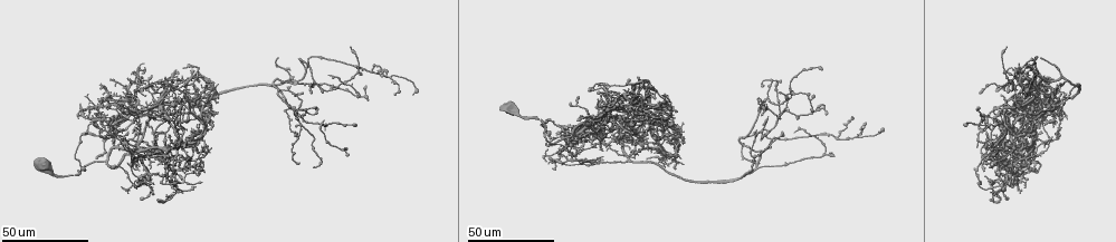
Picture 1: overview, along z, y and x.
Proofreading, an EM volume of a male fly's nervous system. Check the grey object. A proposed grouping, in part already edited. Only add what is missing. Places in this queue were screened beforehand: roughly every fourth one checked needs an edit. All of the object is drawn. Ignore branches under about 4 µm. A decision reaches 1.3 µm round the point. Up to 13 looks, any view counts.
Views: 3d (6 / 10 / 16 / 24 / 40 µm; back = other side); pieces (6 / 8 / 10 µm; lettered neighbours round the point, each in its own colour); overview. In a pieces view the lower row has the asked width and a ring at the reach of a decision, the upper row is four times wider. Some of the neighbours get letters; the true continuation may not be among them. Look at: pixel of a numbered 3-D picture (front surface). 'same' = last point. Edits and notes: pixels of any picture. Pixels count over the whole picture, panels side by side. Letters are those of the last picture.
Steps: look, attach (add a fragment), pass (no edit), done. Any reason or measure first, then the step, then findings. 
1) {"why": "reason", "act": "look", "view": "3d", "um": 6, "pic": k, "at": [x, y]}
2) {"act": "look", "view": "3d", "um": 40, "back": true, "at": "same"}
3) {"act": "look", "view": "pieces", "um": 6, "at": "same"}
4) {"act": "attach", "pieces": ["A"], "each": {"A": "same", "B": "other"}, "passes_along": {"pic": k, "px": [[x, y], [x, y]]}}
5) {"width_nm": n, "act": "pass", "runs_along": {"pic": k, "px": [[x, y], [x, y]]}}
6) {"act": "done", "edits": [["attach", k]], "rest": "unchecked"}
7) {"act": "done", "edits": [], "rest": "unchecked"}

{"why": "long arm stops here", "act": "look", "view": "3d", "um": 24, "pic": 1, "at": [550, 163]}

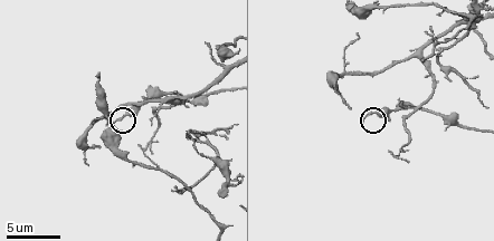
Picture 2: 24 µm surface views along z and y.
{"act": "look", "view": "3d", "um": 6, "pic": 2, "at": [364, 119]}

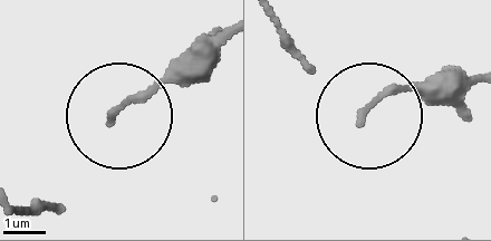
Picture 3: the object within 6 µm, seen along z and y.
{"why": "see the neighbours", "act": "look", "view": "pieces", "um": 8, "pic": 3, "at": [363, 119]}

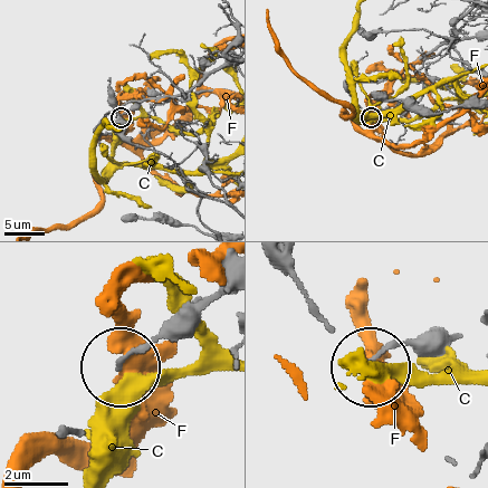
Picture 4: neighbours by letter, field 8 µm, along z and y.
{"act": "pass", "each": {"C": "other", "F": "other"}, "found": "none of them fits"}

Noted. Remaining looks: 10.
{"why": "free end", "act": "look", "view": "3d", "um": 40, "pic": 1, "at": [661, 129]}

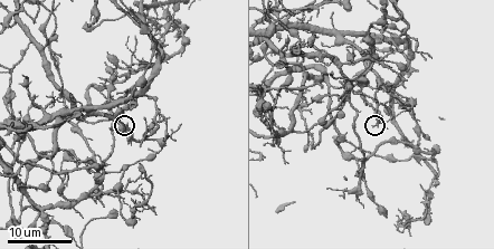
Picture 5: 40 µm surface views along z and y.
{"act": "look", "view": "pieces", "um": 10, "pic": 5, "at": [128, 123]}

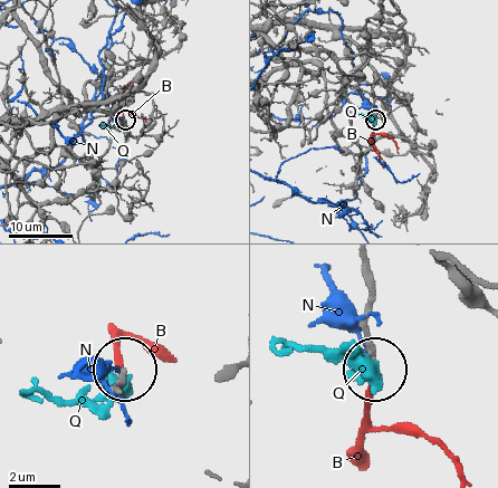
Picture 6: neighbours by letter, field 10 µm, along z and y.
{"act": "attach", "pieces": ["B"], "each": {"B": "same", "N": "other", "Q": "other"}, "passes_along": {"pic": 6, "px": [[116, 392], [123, 385], [123, 360], [115, 327]]}, "found": "it goes on there"}

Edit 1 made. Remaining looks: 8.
{"why": "end of a long branch", "act": "look", "view": "3d", "um": 40, "pic": 1, "at": [277, 59]}

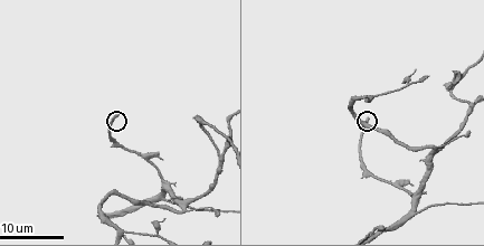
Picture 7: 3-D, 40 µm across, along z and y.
{"act": "look", "view": "pieces", "um": 10, "pic": 7, "at": [368, 117]}

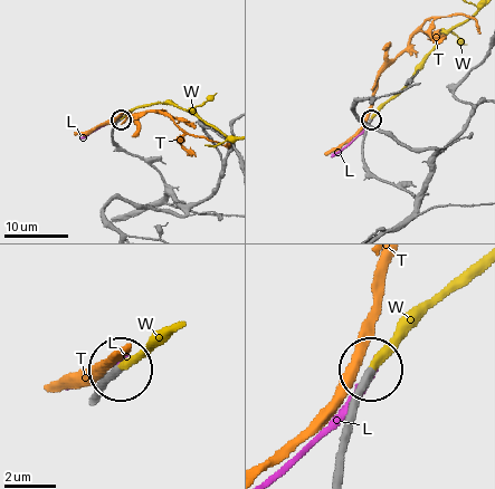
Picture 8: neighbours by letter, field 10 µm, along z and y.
{"act": "attach", "pieces": ["W"], "each": {"L": "other", "T": "other", "W": "same"}, "passes_along": {"pic": 8, "px": [[363, 136], [372, 116], [455, 28]]}, "found": "the neuron continues"}

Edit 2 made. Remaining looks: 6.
{"why": "branch stops here", "act": "look", "view": "3d", "um": 40, "pic": 1, "at": [684, 142]}

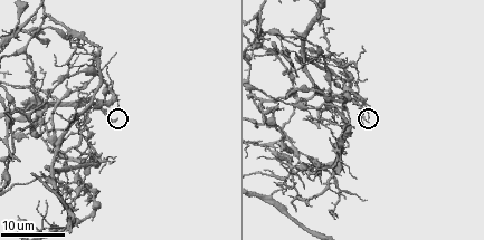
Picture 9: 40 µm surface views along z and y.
{"act": "look", "view": "pieces", "um": 6, "pic": 9, "at": [366, 113]}

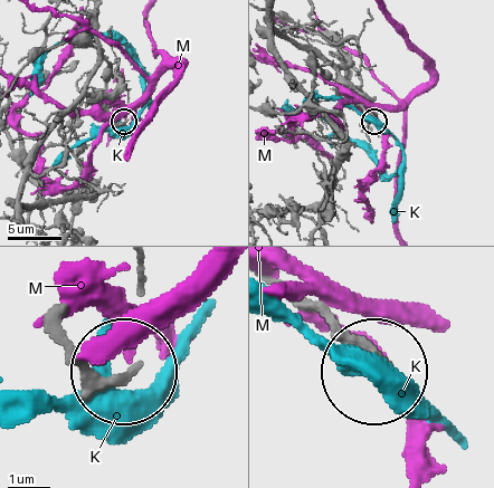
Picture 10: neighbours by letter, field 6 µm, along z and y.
{"width_nm": 150, "act": "pass", "each": {"K": "other", "M": "other"}, "found": "none of them fits"}

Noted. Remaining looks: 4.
{"why": "tapers out", "act": "look", "view": "3d", "um": 16, "pic": 9, "at": [42, 174]}

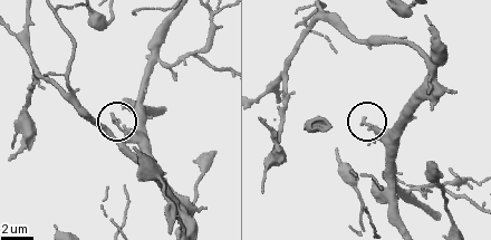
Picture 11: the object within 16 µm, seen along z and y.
{"act": "look", "view": "pieces", "um": 8, "pic": 11, "at": [362, 123]}

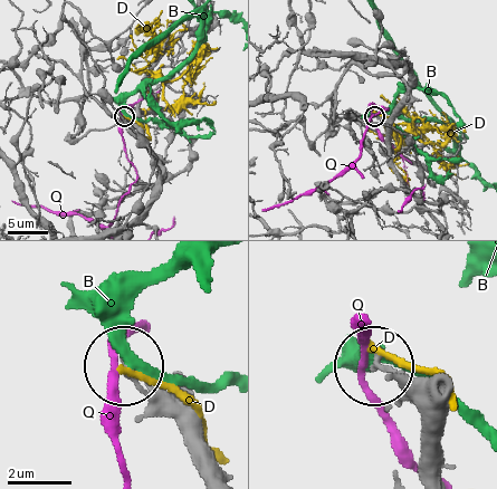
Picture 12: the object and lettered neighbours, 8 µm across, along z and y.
{"width_nm": 180, "act": "pass", "each": {"B": "other", "D": "other", "Q": "other"}, "runs_along": {"pic": 12, "px": [[430, 376], [380, 368]]}, "found": "none of them fits"}

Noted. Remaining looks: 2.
{"why": "an open end", "act": "look", "view": "3d", "um": 24, "pic": 1, "at": [972, 167]}

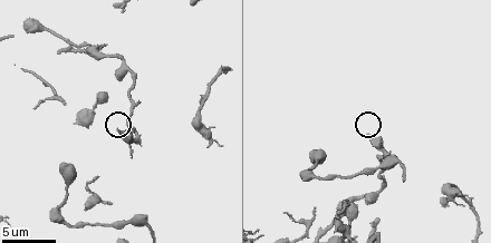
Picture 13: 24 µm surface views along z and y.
{"act": "look", "view": "pieces", "um": 6, "pic": 13, "at": [116, 131]}

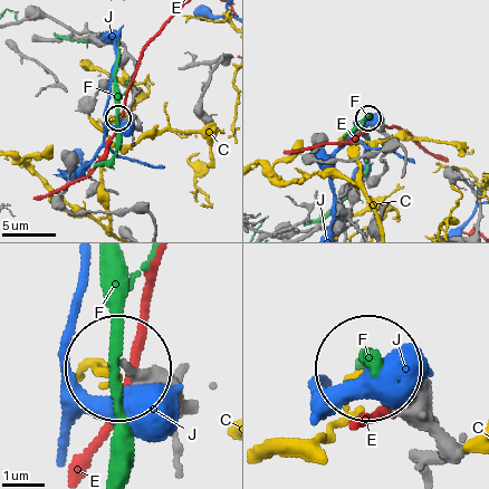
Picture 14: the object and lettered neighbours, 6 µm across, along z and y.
{"width_nm": 230, "act": "pass", "each": {"C": "other", "E": "other", "F": "other", "J": "other"}, "found": "no lettered fragment goes on from it"}

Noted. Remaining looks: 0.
{"act": "done", "edits": [["attach", 6], ["attach", 8]], "rest": "unchecked"}

